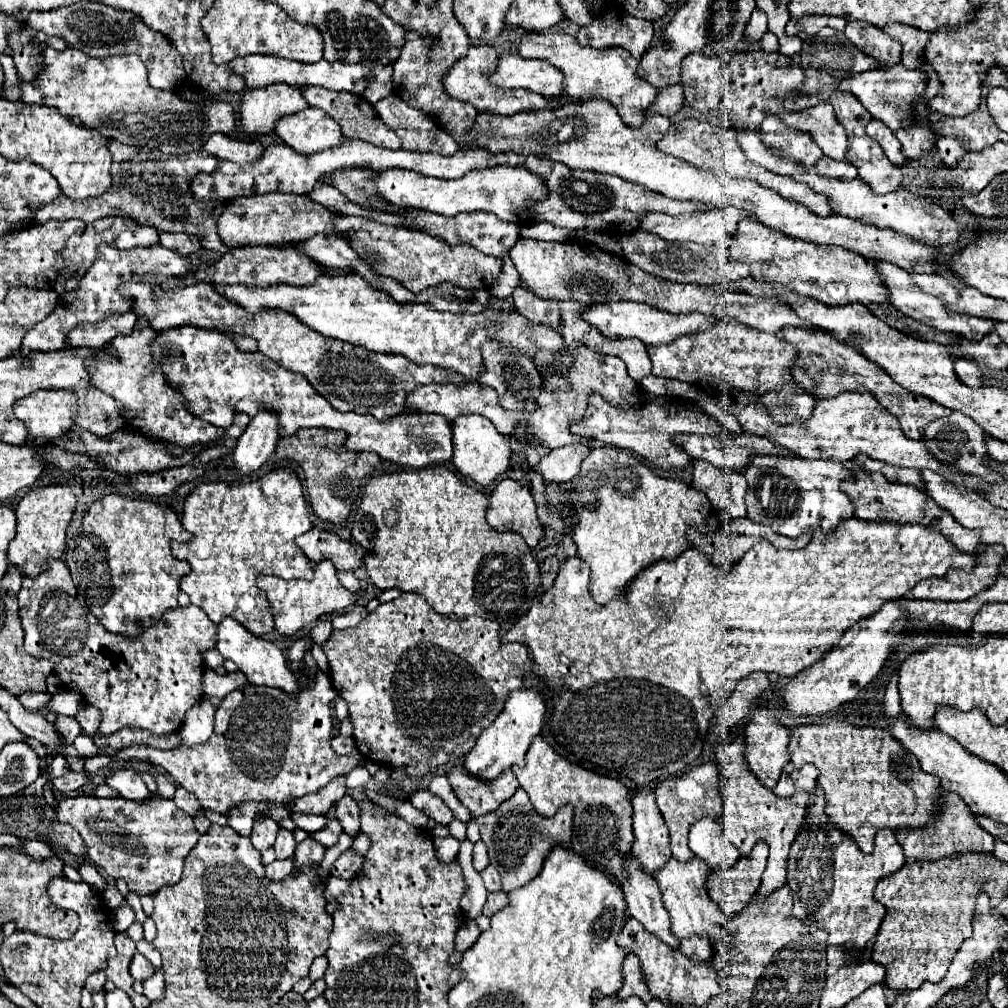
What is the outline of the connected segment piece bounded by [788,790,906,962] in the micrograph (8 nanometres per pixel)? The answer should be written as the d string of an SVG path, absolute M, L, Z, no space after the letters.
M818 790L812 800L814 806L806 816L808 820L790 848L788 886L794 894L792 916L804 924L816 924L818 928L826 930L828 944L842 946L848 952L848 962L858 962L858 956L878 934L886 914L886 908L878 906L874 900L874 888L878 880L904 866L904 852L900 850L894 830L884 828L876 834L874 852L860 854L850 836L836 832L828 824L828 816L824 814L824 800L818 796Z

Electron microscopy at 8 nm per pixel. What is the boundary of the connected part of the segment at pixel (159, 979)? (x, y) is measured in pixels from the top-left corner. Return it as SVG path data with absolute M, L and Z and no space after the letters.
M156 970L156 974L144 980L144 996L150 1002L160 1002L164 998L164 972Z

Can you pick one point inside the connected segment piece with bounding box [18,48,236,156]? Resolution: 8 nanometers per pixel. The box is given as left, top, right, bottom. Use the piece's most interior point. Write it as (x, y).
(112, 95)

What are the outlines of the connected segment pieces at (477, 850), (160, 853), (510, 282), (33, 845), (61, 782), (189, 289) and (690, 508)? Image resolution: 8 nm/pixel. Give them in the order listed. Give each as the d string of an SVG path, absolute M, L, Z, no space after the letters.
M480 840L476 846L474 846L472 860L474 860L474 868L476 868L476 872L482 872L482 870L484 870L484 868L490 864L488 854L486 854L486 846L484 846L484 842L482 842L482 840Z
M152 794L146 802L126 798L64 798L56 806L56 822L72 824L88 846L88 856L114 880L124 880L130 892L154 896L162 886L174 886L182 878L184 860L196 846L200 832L192 816L184 814L172 800Z
M508 252L502 254L500 258L502 258L502 262L504 262L504 266L502 266L502 272L498 274L496 282L490 286L490 294L496 296L496 298L506 298L506 300L510 300L514 288L518 286L518 272L516 272L516 268L512 266L512 260L508 258Z
M28 840L22 846L24 852L28 852L32 858L50 858L56 854L56 850L52 846L48 846L46 842L38 842L38 840Z
M69 771L69 774L65 774L58 778L48 778L55 790L62 793L77 790L81 786L91 782L91 778L87 772L73 772Z
M126 282L122 284L124 296L134 296L132 312L146 316L154 330L170 330L176 326L204 326L204 330L220 330L240 336L252 336L258 342L258 350L276 360L290 372L298 372L340 412L372 414L376 420L390 420L404 414L406 394L424 384L466 384L466 378L456 378L448 370L436 370L436 366L420 366L400 358L398 354L376 354L364 346L324 338L316 330L304 326L296 316L284 310L262 310L256 314L246 312L238 304L216 294L210 284L184 286L176 290L162 290L158 284Z
M612 446L596 448L584 458L580 474L572 480L570 502L578 514L578 522L572 524L572 540L578 548L578 558L584 558L592 572L590 594L594 602L602 606L614 598L622 598L626 586L636 574L640 574L640 570L658 560L676 560L690 546L686 540L686 530L690 526L700 532L714 532L718 526L718 510L702 492L696 492L690 484L680 480L660 478L628 450L616 450Z

